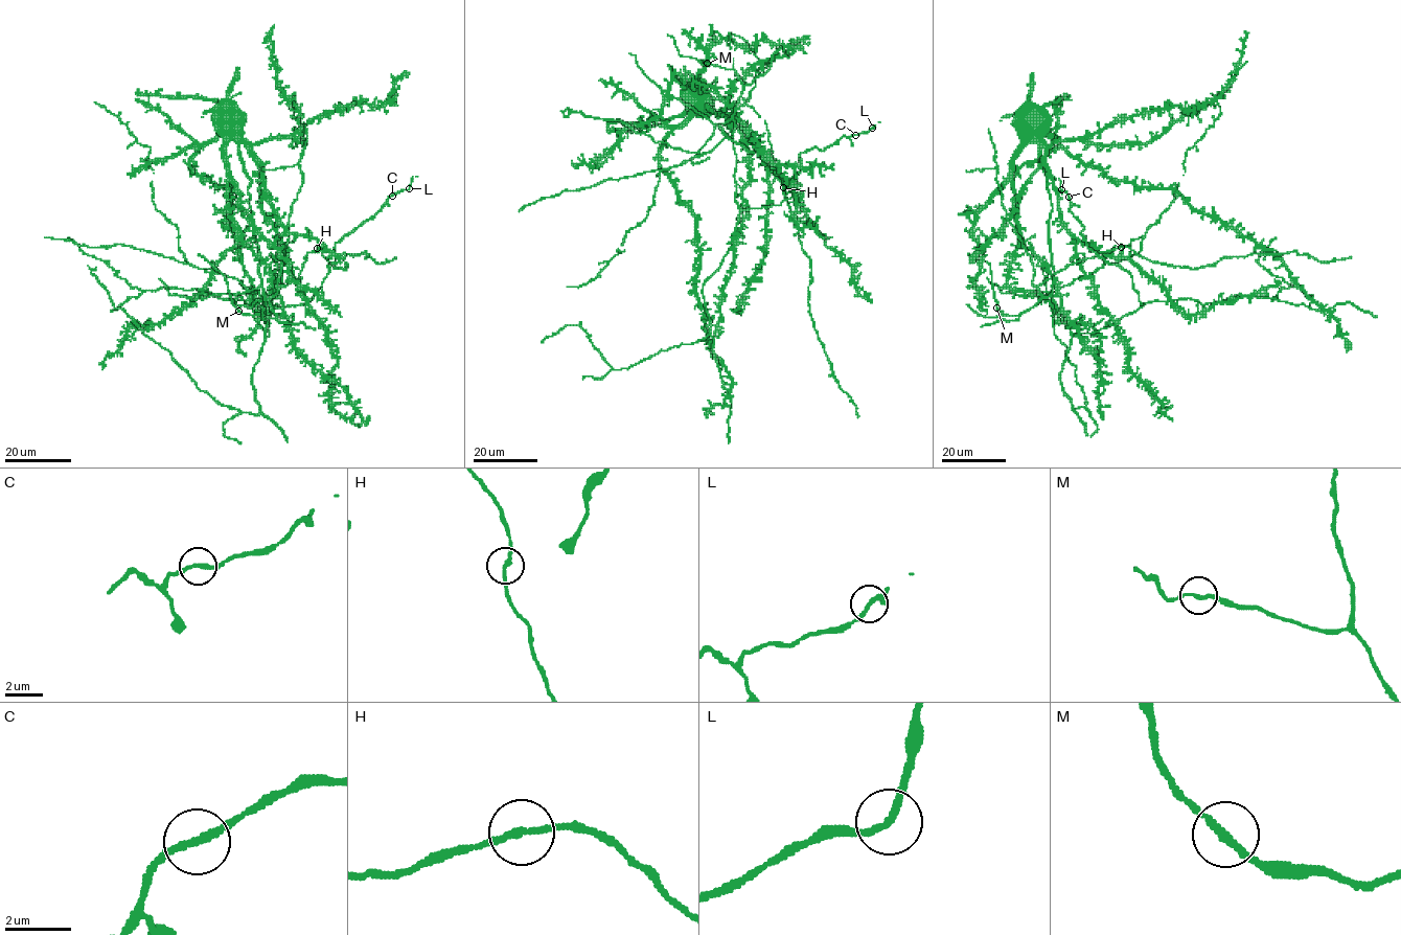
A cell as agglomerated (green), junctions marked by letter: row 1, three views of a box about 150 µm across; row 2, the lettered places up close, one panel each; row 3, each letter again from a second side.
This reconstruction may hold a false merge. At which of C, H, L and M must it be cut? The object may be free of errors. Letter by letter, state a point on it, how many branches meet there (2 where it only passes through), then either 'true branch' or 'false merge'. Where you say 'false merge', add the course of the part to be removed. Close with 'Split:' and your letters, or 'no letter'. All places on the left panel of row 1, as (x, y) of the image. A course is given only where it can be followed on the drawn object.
C: at (392, 196); 2 branches meet; true branch
H: at (317, 248); 2 branches meet; true branch
L: at (409, 188); 2 branches meet; true branch
M: at (238, 311); 2 branches meet; true branch
Split: no letter

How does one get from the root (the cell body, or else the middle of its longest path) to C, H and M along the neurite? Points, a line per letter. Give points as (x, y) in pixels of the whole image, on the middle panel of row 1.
C: (689, 96), (722, 111), (747, 146), (747, 215), (736, 233), (742, 209), (794, 195), (801, 153), (855, 134)
H: (689, 96), (726, 120), (741, 106), (751, 107), (766, 126), (771, 161), (783, 188)
M: (689, 96), (718, 113), (717, 118), (734, 114), (742, 83), (733, 69), (707, 63)

